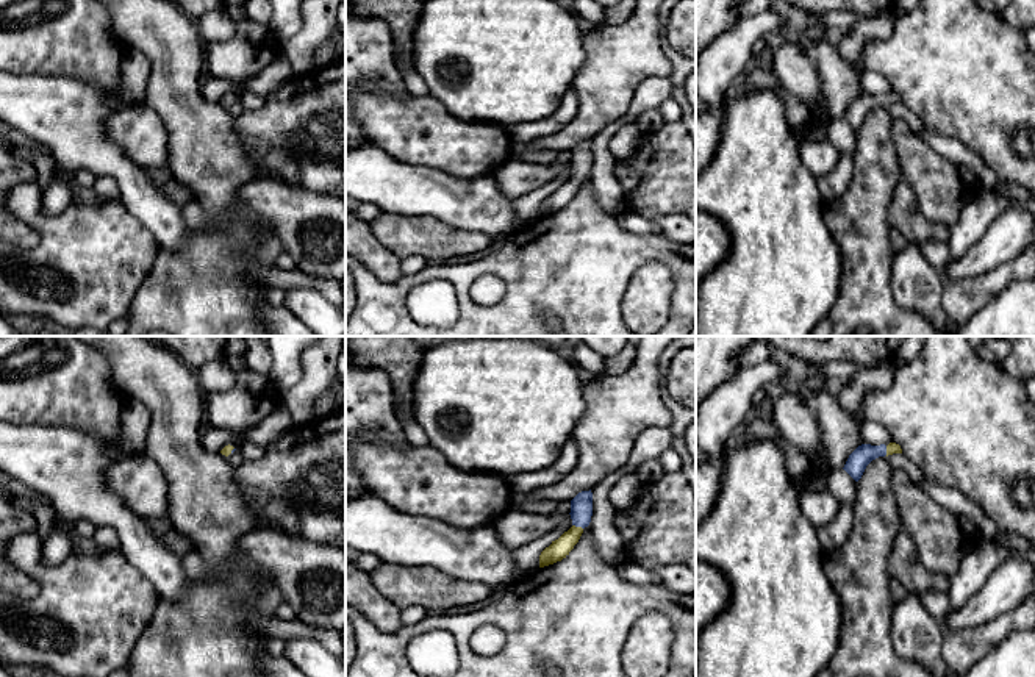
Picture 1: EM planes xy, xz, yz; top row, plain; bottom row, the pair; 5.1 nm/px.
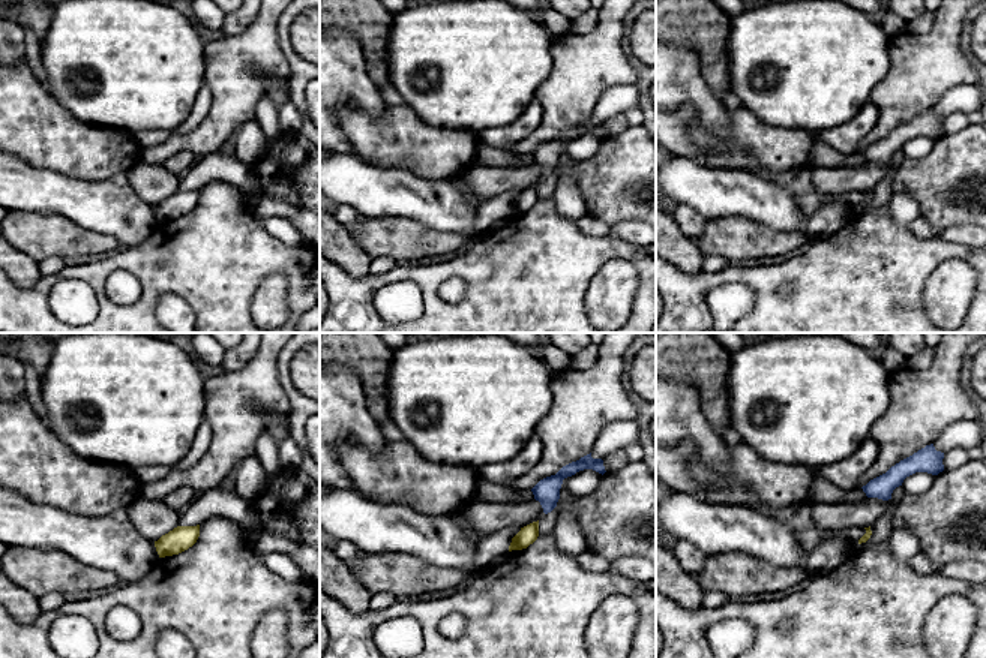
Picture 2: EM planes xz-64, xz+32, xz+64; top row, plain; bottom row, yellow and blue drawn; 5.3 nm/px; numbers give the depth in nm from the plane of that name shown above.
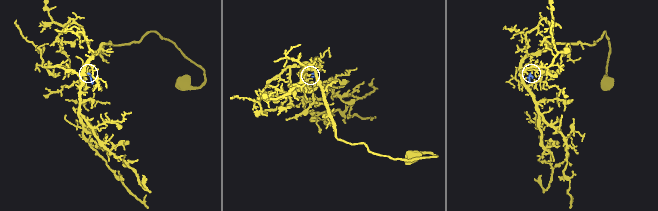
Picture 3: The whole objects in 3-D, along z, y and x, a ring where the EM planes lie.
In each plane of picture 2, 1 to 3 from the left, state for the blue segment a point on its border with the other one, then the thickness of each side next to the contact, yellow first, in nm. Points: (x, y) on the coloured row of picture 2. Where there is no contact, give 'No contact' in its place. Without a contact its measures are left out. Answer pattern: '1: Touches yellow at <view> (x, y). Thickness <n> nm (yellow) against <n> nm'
1: No contact
2: No contact
3: No contact

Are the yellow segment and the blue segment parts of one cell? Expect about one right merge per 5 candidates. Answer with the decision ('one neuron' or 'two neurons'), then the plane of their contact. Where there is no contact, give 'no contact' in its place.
one neuron | xz

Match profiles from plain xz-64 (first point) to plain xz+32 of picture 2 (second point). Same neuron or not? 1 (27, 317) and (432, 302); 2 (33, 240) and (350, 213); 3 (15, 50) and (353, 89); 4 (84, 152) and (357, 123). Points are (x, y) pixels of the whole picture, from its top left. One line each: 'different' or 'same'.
1: same
2: different
3: same
4: same

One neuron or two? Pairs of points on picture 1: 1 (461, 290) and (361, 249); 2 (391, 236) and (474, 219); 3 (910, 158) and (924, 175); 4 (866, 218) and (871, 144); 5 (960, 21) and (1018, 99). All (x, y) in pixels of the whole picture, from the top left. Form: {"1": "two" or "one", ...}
{"1": "two", "2": "two", "3": "one", "4": "one", "5": "one"}

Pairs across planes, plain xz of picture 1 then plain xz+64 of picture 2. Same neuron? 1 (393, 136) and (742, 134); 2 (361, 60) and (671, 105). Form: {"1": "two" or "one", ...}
{"1": "one", "2": "one"}

